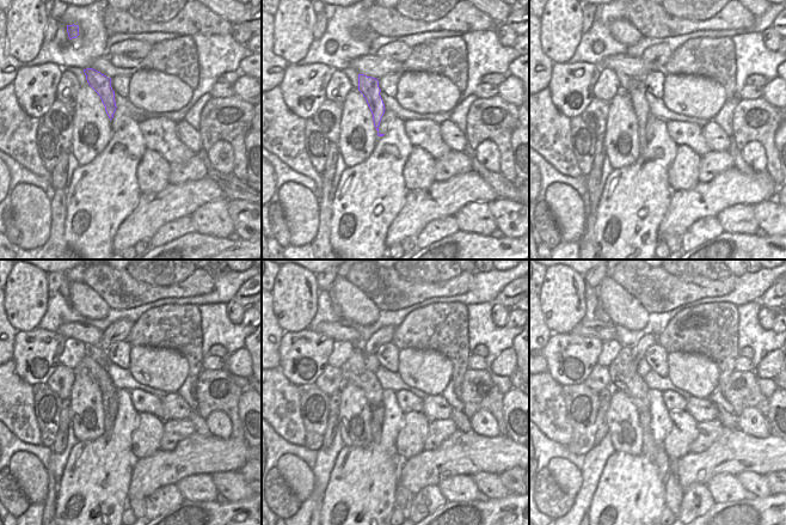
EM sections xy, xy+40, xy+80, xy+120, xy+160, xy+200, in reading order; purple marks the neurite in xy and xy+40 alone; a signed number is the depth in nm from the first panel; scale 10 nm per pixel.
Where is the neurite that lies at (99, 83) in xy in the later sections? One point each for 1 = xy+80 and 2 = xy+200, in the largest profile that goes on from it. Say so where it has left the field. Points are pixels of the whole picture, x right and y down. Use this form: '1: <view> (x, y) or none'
1: xy+80 (637, 91)
2: xy+200 (654, 452)

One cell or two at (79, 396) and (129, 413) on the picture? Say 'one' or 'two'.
two

